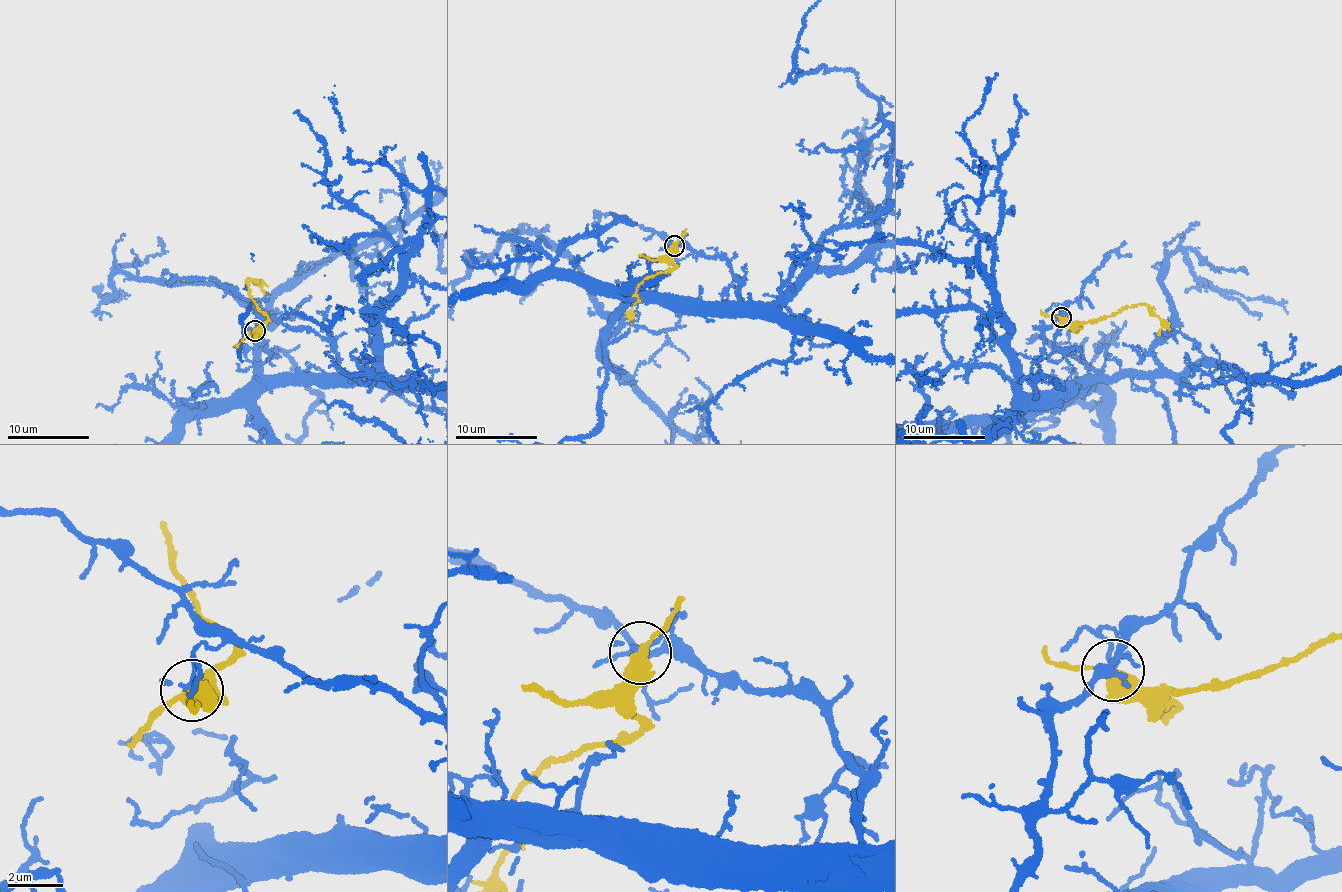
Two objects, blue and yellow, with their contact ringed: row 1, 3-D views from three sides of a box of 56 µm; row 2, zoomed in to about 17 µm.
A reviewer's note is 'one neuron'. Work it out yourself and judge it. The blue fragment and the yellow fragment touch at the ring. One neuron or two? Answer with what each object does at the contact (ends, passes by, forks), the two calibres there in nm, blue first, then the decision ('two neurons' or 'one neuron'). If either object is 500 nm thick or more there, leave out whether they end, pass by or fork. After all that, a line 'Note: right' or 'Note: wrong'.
blue ends; yellow passes by; calibres 140 and 440 nm; two neurons
Note: wrong

